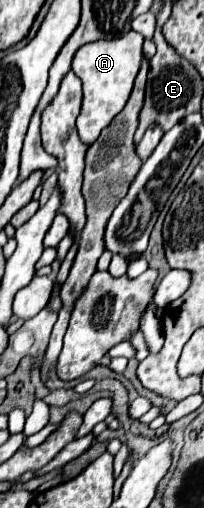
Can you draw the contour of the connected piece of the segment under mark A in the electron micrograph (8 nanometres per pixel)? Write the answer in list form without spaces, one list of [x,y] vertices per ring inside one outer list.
[[[129,31],[125,37],[117,37],[113,41],[103,39],[97,43],[85,43],[85,47],[77,49],[71,69],[83,81],[83,105],[77,117],[77,131],[85,145],[93,145],[101,129],[105,129],[125,107],[133,89],[133,81],[139,73],[141,59],[143,35],[137,35],[137,31]]]

